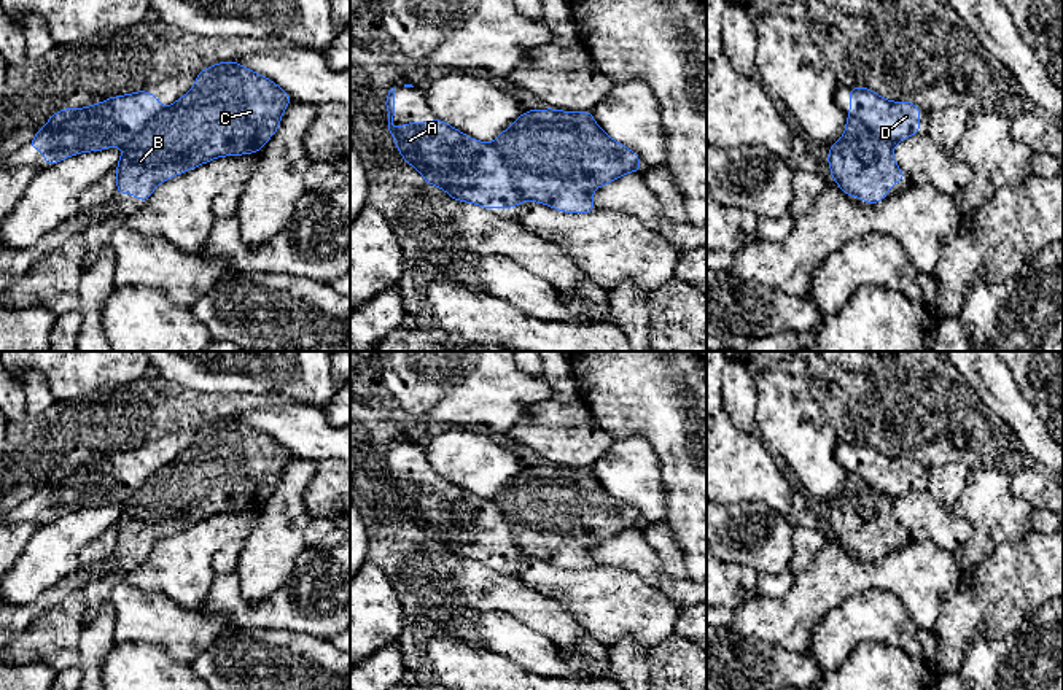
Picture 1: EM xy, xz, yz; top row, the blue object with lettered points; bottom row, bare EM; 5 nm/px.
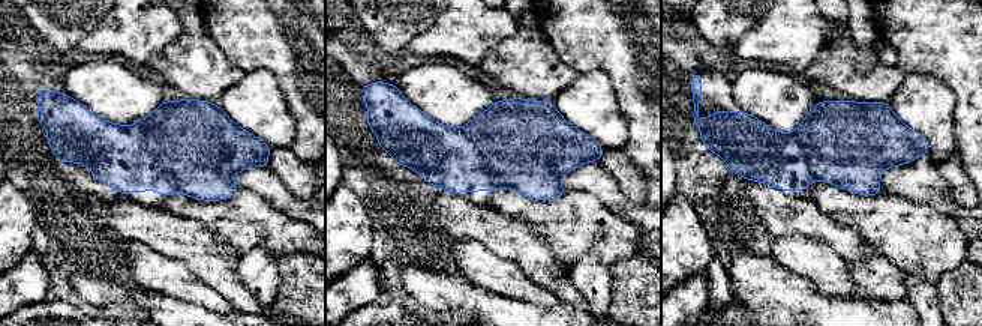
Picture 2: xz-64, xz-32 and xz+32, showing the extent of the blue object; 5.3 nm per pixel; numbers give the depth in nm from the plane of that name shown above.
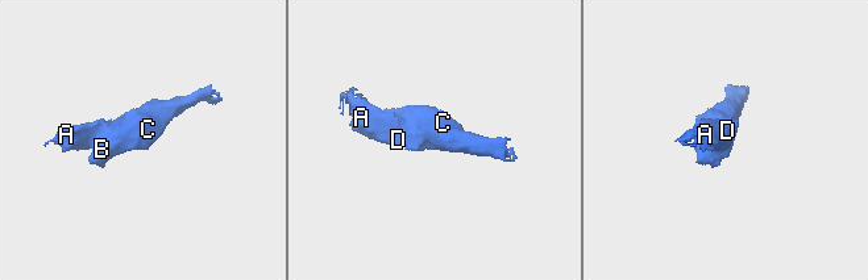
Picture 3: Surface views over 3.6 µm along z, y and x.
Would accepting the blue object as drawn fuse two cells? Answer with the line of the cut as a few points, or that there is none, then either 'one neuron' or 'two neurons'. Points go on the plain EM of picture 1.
cut in xz along (492, 500), (511, 528), (511, 539), (525, 554); two neurons

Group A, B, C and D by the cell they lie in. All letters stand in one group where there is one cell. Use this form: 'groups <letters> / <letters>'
groups A D / B C

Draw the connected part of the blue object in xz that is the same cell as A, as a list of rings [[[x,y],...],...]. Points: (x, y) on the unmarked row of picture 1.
[[[395,444],[387,452],[388,486],[407,521],[422,529],[425,539],[442,544],[458,558],[482,564],[512,564],[525,553],[512,542],[512,528],[493,499],[466,493],[444,477],[407,479],[396,485]]]

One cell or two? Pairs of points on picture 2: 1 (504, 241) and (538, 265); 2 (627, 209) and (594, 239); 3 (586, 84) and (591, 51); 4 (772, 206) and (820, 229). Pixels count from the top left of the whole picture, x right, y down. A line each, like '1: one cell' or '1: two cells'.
1: one cell
2: two cells
3: two cells
4: one cell

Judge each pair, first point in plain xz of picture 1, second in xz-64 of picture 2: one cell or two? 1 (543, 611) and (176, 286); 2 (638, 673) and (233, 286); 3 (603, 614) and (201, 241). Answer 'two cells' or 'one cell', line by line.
1: two cells
2: two cells
3: two cells

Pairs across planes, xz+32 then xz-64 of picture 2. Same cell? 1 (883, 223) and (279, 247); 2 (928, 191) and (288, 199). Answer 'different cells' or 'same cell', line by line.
1: same cell
2: same cell

